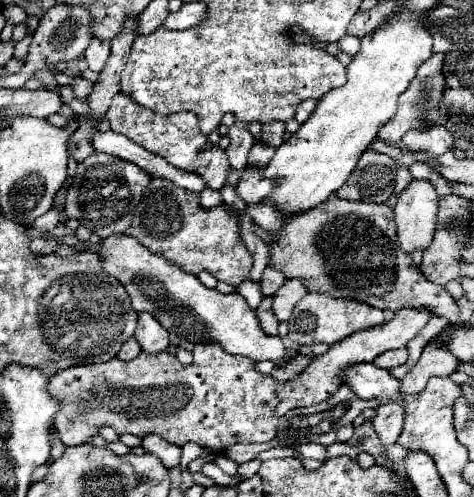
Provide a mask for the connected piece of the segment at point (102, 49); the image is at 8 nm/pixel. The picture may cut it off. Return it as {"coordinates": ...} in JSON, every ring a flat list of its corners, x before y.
{"coordinates":[[93,39,93,41,91,41,91,45,87,47,87,51,83,53,83,55,85,55,85,59,87,59,89,69,99,73,99,71,105,67,110,51,110,41,107,41,107,39]]}

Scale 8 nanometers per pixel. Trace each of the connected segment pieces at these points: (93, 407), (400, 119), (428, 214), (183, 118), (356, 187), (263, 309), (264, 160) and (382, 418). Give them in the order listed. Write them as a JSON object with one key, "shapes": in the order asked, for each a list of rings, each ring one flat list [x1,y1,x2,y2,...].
{"shapes":[[[399,309,395,311,391,321,383,325,369,327,357,331,355,335,345,337,343,341,331,345,331,349,317,357,303,373,289,381,277,381,271,375,263,375,255,369,253,359,243,355,231,355,219,347,219,343,197,343,193,347,193,363,181,365,179,359,169,351,159,353,145,353,141,351,133,361,121,361,117,357,105,363,91,363,91,365,75,365,63,371,57,371,49,381,49,391,53,397,61,401,61,409,55,417,55,429,63,441,63,445,79,445,87,443,97,437,97,429,101,425,111,425,117,433,133,433,143,437,147,433,157,433,173,445,183,447,187,441,213,447,215,451,225,451,233,443,255,443,255,441,269,441,277,435,277,425,281,417,305,405,315,405,327,401,341,385,343,371,357,365,357,363,371,363,375,357,389,349,405,347,433,317,427,309]],[[443,53,431,55,417,71,417,77,411,81,409,89,399,97,399,109,395,113,393,119,389,119,387,125,383,125,379,129,379,139,387,141,387,143,397,143,405,131,409,131,411,127,427,127,433,123,445,123,447,115,443,111,439,111,439,99,445,87,445,77,441,73,441,65,443,65]],[[413,179,409,187,397,195,397,205,393,211,403,251,423,251,431,243,437,219,437,203,437,193,425,179]],[[119,91,113,97,113,103,105,115,111,123,111,129,115,133,127,135,131,141,141,145,143,149,163,157,167,163,183,169,197,173,209,183,211,189,221,189,227,181,227,175,231,171,229,159,225,151,213,143,209,143,209,137,201,133,199,129,199,119,195,113,173,113,173,115,159,115,153,113,151,109,135,103,127,93]],[[365,151,347,179,347,183,337,191,341,199,347,201,367,201,385,203,393,193,395,163,391,157,375,151]],[[265,297,261,301,261,305,255,309,257,311,257,319,261,323,261,329,267,333,267,335,277,335,277,319,271,311,271,297]],[[257,141,257,143,253,145,253,149,249,151,247,163,249,163,249,165,255,165,255,167,265,167,265,165,271,161,273,155,275,155,275,147,271,147,271,145,263,143,263,141]],[[387,403,375,409,375,417,371,419,383,447,391,447,397,443,403,425,403,405,401,403]]]}

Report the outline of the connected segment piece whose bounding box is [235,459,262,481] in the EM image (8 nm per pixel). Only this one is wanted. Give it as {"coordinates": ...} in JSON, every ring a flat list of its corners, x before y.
{"coordinates":[[254,459,249,463,241,464,235,476,239,477,241,481,251,478,258,472,261,467,262,461]]}

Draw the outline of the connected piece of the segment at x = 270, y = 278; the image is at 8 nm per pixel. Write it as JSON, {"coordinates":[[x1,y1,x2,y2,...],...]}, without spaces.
{"coordinates":[[267,265,265,271,263,271,263,277,261,277,261,289,263,289,263,295,275,295,275,291,285,283,285,275,281,271,277,271,273,265]]}

